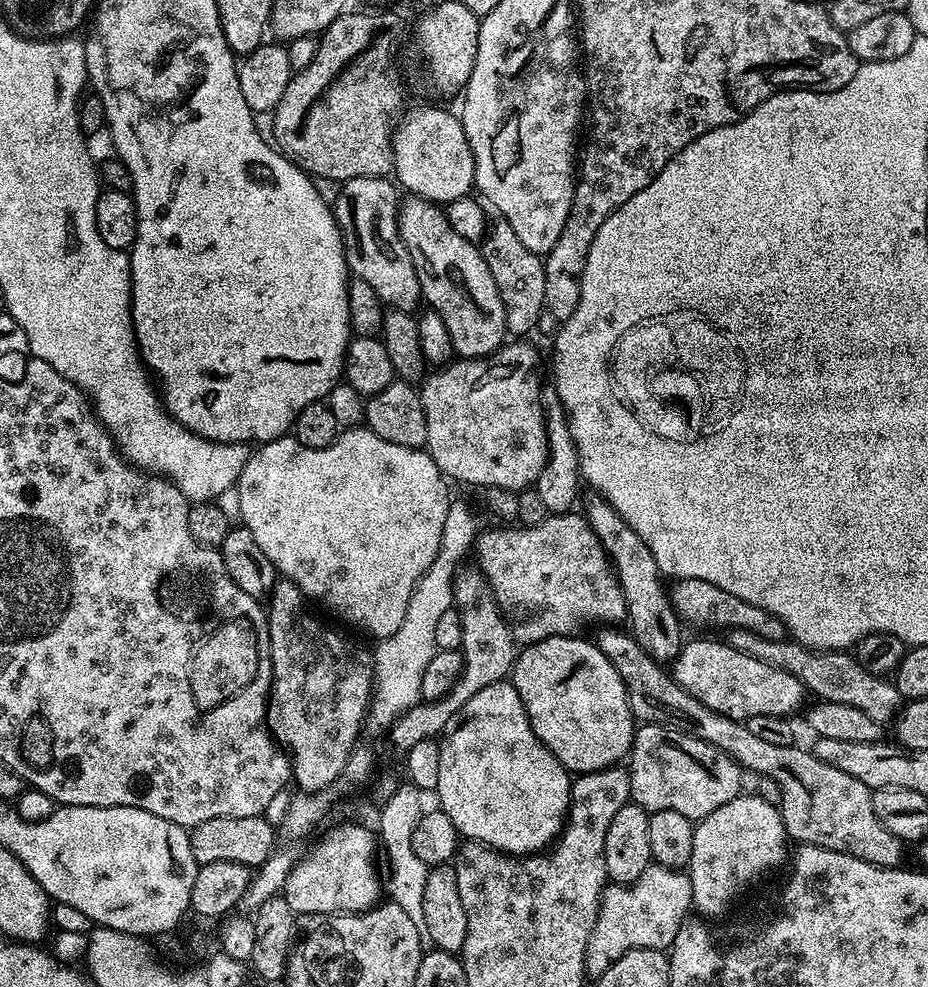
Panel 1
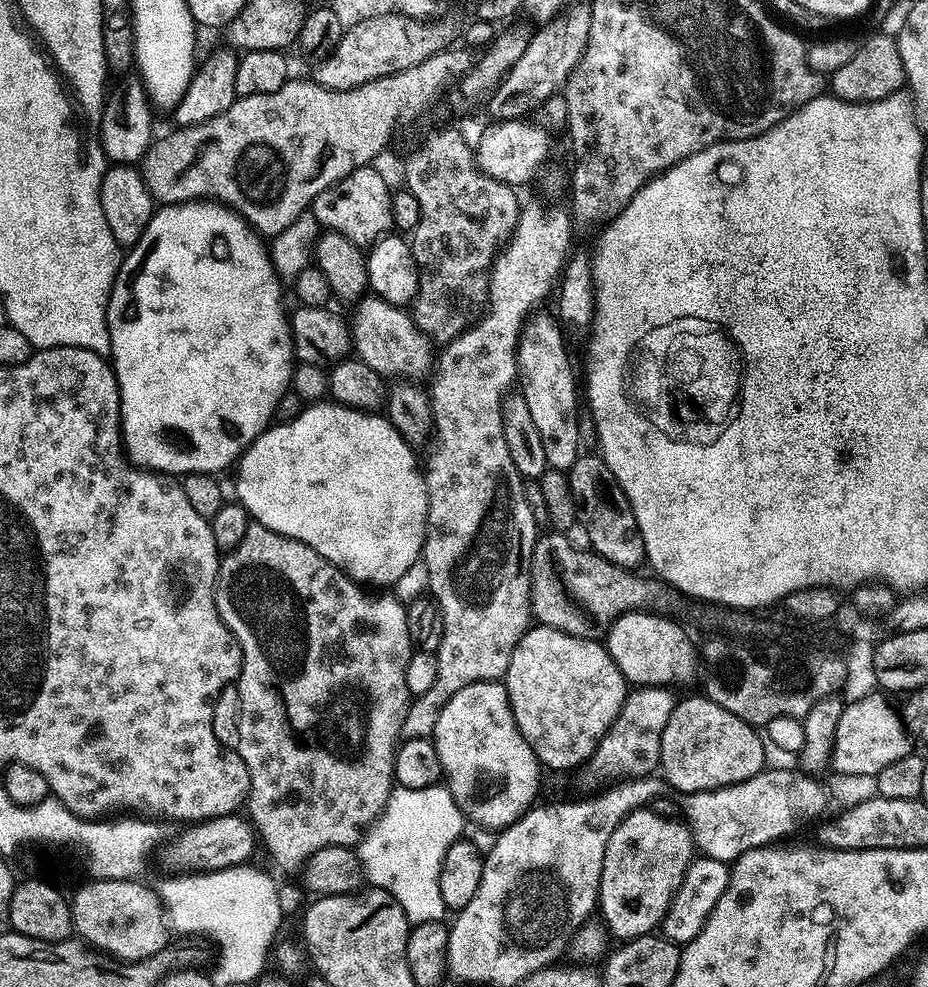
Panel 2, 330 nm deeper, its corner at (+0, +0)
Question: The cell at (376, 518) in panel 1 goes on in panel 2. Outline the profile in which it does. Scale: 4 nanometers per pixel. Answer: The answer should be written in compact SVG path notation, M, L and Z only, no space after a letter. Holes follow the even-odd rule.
M312 402L298 414L298 418L273 423L263 434L254 441L244 452L238 461L238 467L234 472L236 481L236 500L243 504L249 517L255 523L266 526L283 536L289 536L295 540L306 542L322 558L326 558L334 566L338 566L361 586L376 586L372 584L388 584L395 586L398 578L414 562L421 559L424 550L424 532L428 529L428 491L424 481L424 472L421 465L416 464L416 456L413 445L406 443L402 434L388 421L387 415L377 414L372 410L347 408L344 404L335 402Z

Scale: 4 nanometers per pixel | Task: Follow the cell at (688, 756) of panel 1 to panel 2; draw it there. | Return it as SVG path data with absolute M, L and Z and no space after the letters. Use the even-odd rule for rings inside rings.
M703 694L679 699L662 732L662 750L660 751L659 767L662 775L677 793L714 792L717 788L728 788L731 784L741 784L758 773L765 771L764 751L760 741L761 733L753 725L748 724L738 714L730 714L718 702L709 700Z

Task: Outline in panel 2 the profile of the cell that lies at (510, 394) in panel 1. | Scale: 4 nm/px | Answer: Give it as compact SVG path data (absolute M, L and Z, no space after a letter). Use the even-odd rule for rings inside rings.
M375 294L357 299L354 307L352 320L350 316L352 347L366 366L385 378L420 378L424 371L427 373L433 367L433 345L423 332L416 329L411 315L403 307L386 302Z

